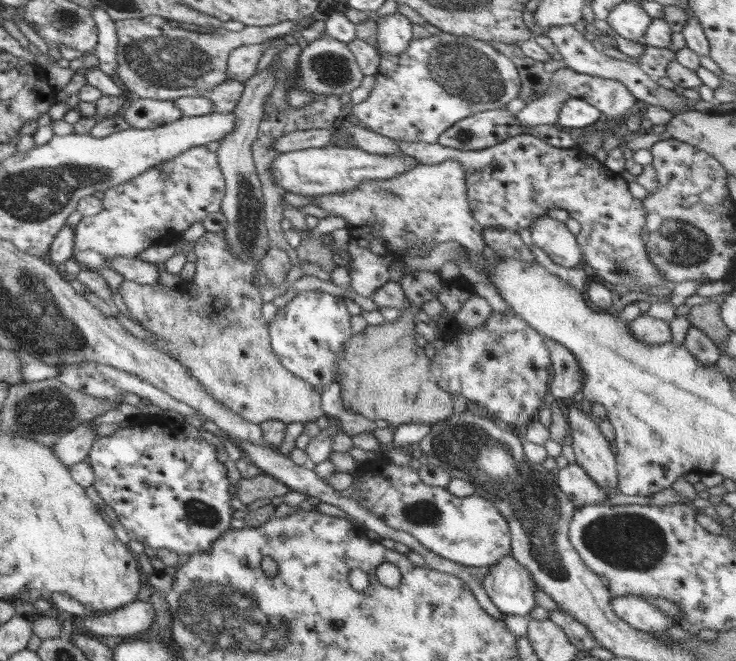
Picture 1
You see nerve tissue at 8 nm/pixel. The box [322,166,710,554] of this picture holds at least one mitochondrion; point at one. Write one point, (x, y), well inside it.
(425, 513)

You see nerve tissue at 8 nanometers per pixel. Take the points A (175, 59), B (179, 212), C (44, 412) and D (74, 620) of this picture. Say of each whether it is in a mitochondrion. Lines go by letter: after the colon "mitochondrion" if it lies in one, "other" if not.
A: mitochondrion
B: other
C: mitochondrion
D: other

